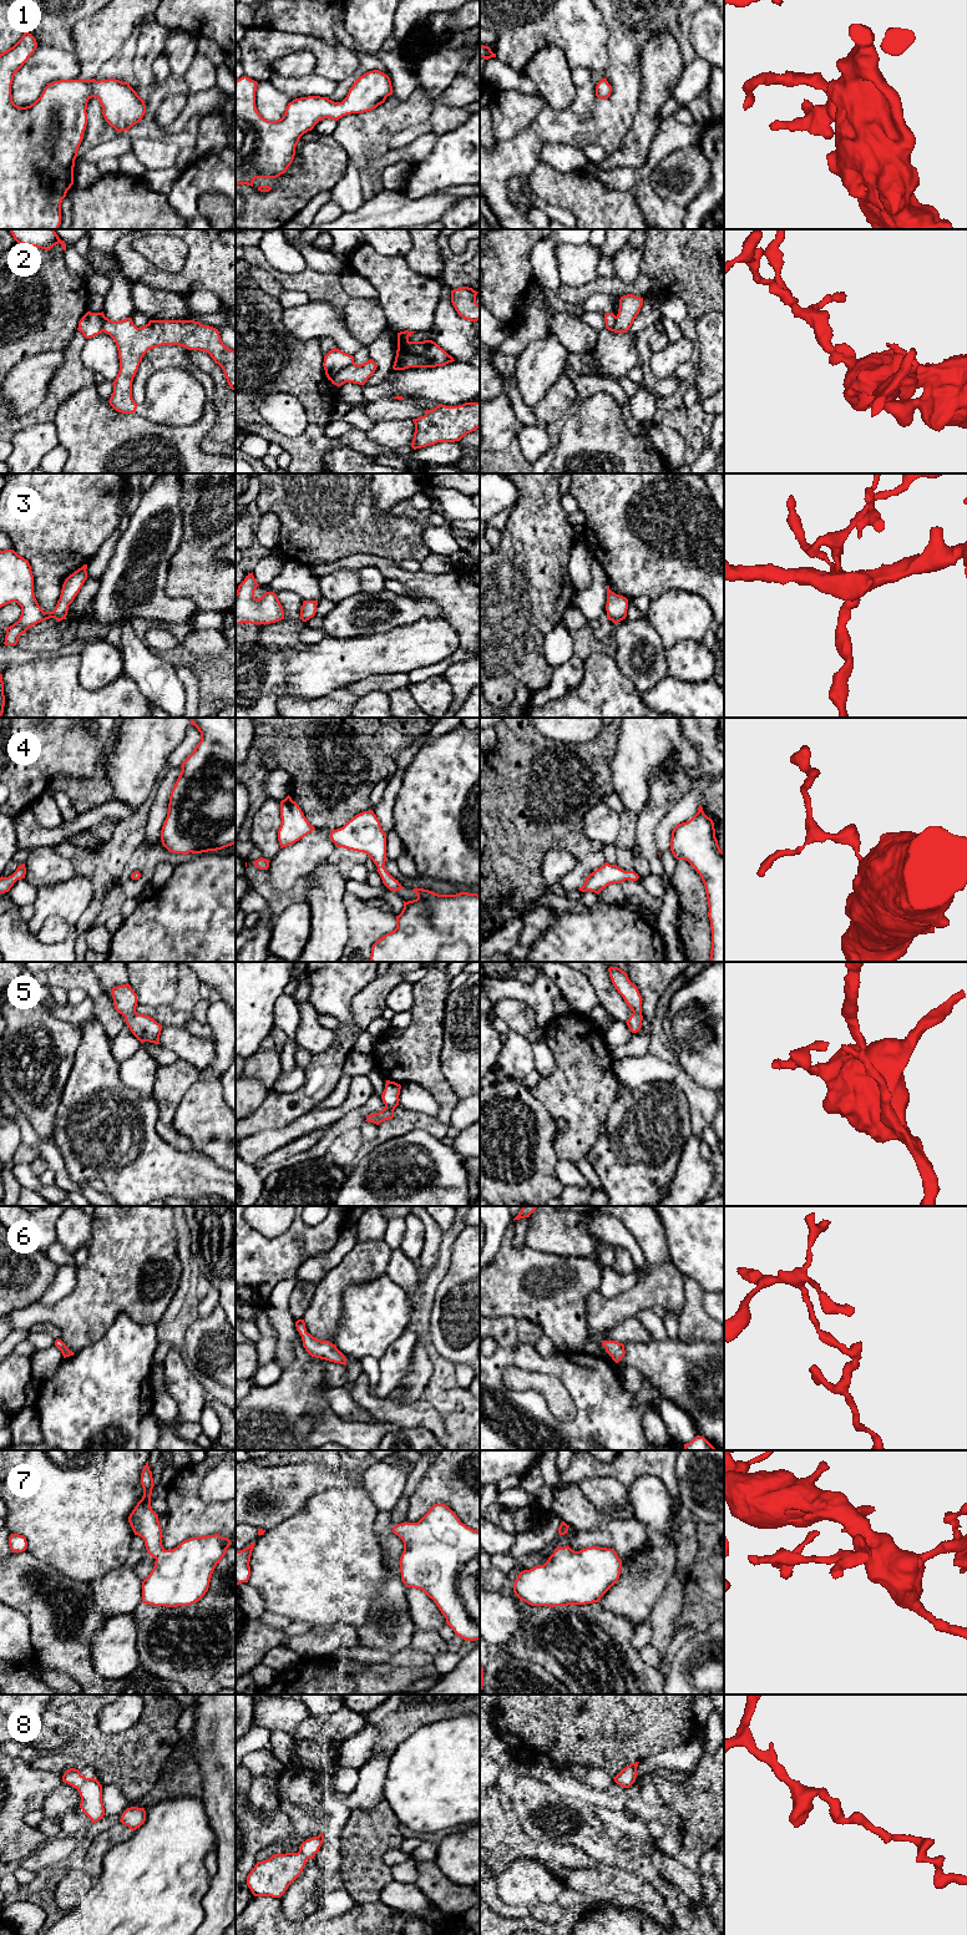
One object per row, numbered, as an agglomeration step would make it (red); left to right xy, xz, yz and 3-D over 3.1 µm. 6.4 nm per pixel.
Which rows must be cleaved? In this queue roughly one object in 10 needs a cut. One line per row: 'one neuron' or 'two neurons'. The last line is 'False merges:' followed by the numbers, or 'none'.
1: one neuron
2: two neurons
3: one neuron
4: one neuron
5: one neuron
6: one neuron
7: one neuron
8: one neuron
False merges: 2

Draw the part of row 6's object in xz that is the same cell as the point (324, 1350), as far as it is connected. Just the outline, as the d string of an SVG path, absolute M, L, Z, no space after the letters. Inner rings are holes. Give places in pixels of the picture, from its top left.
M298 1319L295 1322L295 1327L302 1336L303 1347L312 1357L340 1363L344 1366L346 1364L345 1356L336 1348L335 1344L330 1343L329 1341L317 1339L307 1332L304 1319Z

